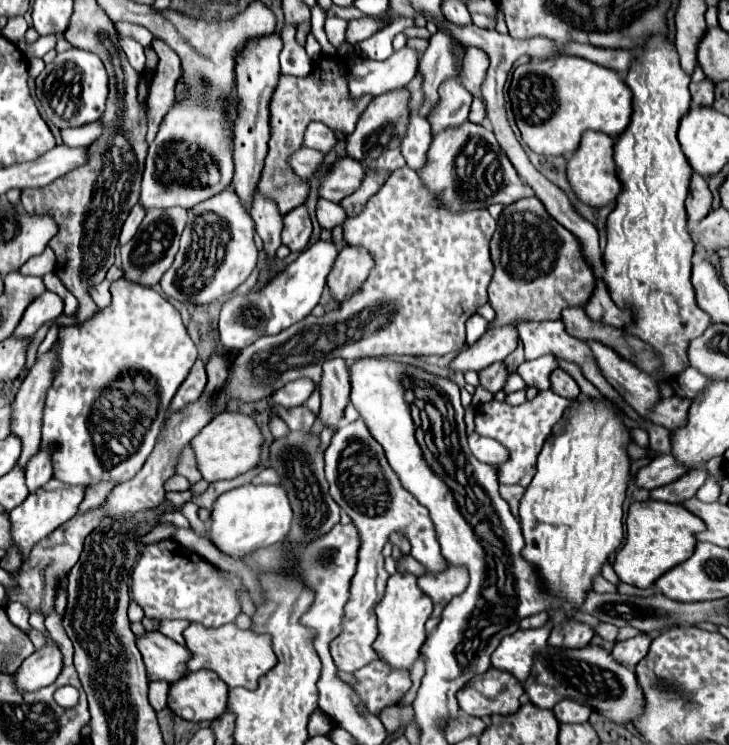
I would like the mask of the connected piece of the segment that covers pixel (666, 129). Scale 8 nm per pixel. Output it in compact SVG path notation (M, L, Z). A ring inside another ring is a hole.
M666 34L658 36L656 48L648 44L642 46L640 54L636 54L626 78L626 86L632 92L632 116L628 128L614 142L614 164L618 180L622 182L622 190L616 198L616 208L610 212L606 222L608 244L604 250L604 282L612 294L612 300L620 308L628 308L634 314L634 324L626 326L628 334L638 336L648 342L662 358L662 372L668 376L678 376L684 368L688 368L686 346L692 338L698 338L708 326L710 318L696 306L690 270L692 270L692 250L694 242L686 228L686 210L684 200L688 196L692 168L684 158L676 132L680 118L690 108L690 78L680 70L678 54L674 42L668 40Z

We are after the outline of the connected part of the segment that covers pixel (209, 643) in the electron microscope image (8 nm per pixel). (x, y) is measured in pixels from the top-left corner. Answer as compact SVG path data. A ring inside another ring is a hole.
M190 624L184 630L184 640L186 648L190 650L190 660L188 660L188 670L212 670L224 680L230 688L242 686L248 690L256 690L258 680L276 666L278 658L272 650L272 640L266 634L256 634L252 630L240 630L236 624L224 624L220 628L206 628L202 624Z

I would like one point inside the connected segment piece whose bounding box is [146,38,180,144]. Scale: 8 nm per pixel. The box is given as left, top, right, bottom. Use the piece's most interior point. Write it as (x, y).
(161, 95)

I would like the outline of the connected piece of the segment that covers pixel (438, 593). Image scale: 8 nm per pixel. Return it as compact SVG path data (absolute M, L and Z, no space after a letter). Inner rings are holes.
M448 566L438 574L424 574L418 578L420 588L432 598L434 612L426 622L426 632L436 630L444 606L456 596L462 594L464 586L468 586L468 570L464 566Z

